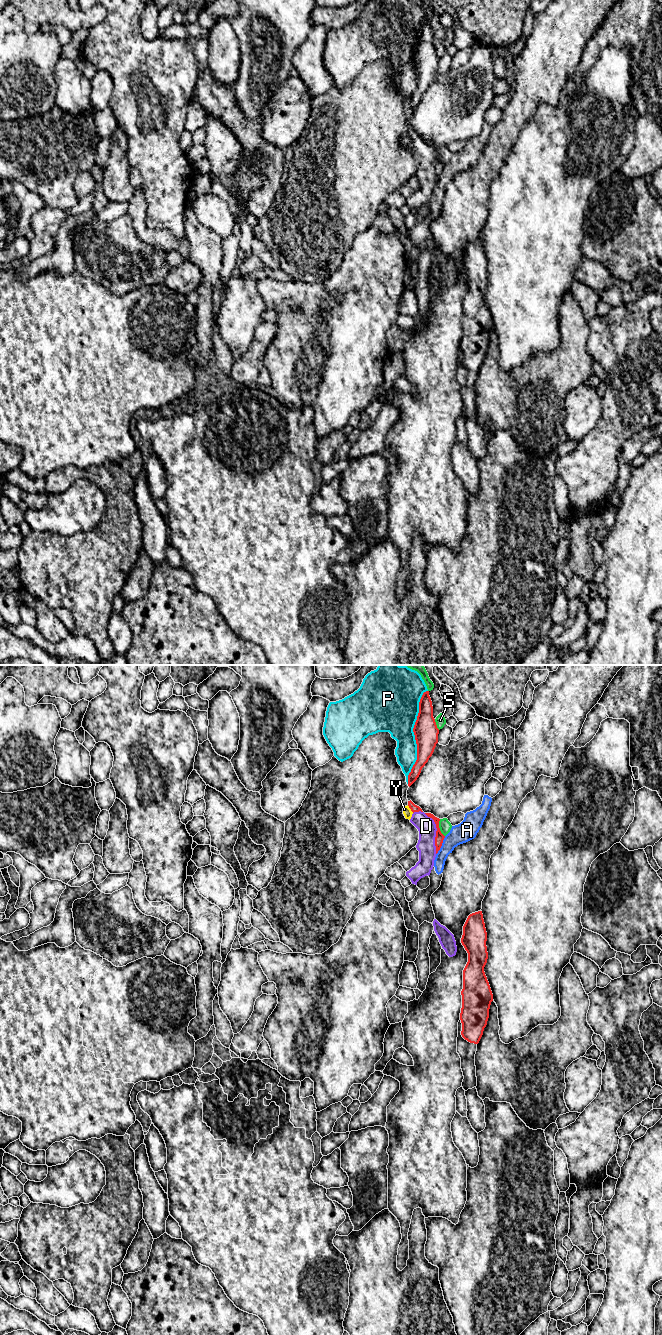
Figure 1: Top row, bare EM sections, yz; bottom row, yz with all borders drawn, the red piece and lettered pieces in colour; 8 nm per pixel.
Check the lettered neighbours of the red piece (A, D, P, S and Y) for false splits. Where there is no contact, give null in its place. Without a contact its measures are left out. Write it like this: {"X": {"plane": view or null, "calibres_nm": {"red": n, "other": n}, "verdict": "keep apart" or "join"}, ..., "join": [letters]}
{"A": {"plane": "yz", "calibres_nm": {"red": 70, "other": 160}, "verdict": "keep apart"}, "D": {"plane": "yz", "calibres_nm": {"red": 70, "other": 150}, "verdict": "keep apart"}, "P": {"plane": "yz", "calibres_nm": {"red": 190, "other": 340}, "verdict": "keep apart"}, "S": {"plane": "yz", "calibres_nm": {"red": 70, "other": 100}, "verdict": "keep apart"}, "Y": {"plane": "yz", "calibres_nm": {"red": 60, "other": 70}, "verdict": "keep apart"}, "join": []}

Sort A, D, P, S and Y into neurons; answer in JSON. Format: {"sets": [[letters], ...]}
{"sets": [["A"], ["D", "Y"], ["P"], ["S"]]}

